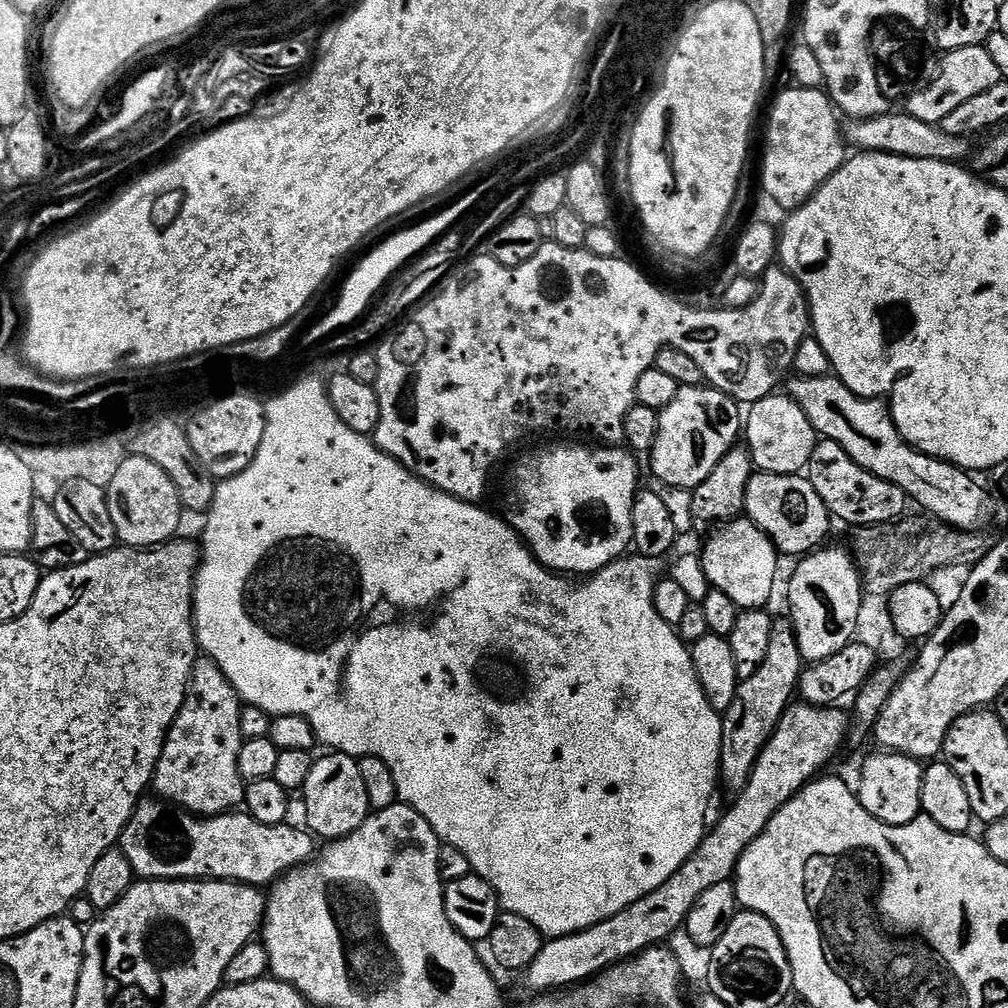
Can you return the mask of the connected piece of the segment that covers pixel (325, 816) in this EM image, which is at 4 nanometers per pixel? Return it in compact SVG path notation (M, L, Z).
M329 751L328 756L313 759L310 778L306 778L302 789L304 816L308 819L307 831L324 842L340 840L354 834L370 815L366 785L362 783L362 770L357 757L344 752Z

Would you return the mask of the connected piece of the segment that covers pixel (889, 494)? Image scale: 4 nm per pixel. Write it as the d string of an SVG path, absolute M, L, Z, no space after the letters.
M821 439L814 446L814 454L810 454L810 462L806 469L806 478L818 490L818 498L828 507L829 513L836 516L844 524L851 526L867 526L869 524L888 524L899 520L909 511L910 501L898 486L870 474L838 442Z

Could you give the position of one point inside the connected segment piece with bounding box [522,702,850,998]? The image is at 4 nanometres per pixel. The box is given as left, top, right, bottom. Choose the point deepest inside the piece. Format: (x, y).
(808, 737)

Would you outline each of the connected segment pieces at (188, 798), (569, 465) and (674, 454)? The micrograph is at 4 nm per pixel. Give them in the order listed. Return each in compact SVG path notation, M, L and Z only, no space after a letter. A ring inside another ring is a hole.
M201 655L192 671L188 697L184 700L180 713L176 715L176 720L170 726L168 737L164 740L160 761L156 763L156 772L152 775L151 787L154 792L156 788L155 795L167 798L184 811L198 816L221 816L223 812L239 809L244 802L246 787L246 781L238 772L238 754L244 742L241 698L220 667L208 656Z
M556 444L553 448L544 448L541 452L534 453L533 456L524 456L517 462L516 473L512 476L512 513L507 513L506 519L516 533L520 535L521 540L528 545L532 555L537 556L552 571L561 574L572 574L568 572L595 574L601 572L606 565L621 559L633 547L634 518L632 511L634 510L634 498L638 491L635 459L637 460L637 457L631 451L620 446L596 446L596 449L592 449L587 448L584 444Z
M682 386L674 402L659 409L659 413L658 438L650 453L652 472L672 488L691 490L706 482L710 470L722 462L731 448L737 447L742 436L741 405L715 386Z

